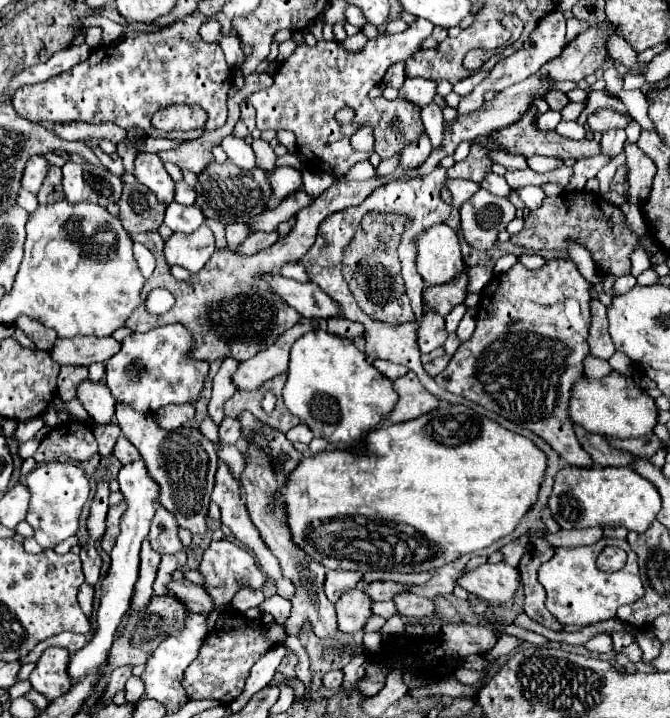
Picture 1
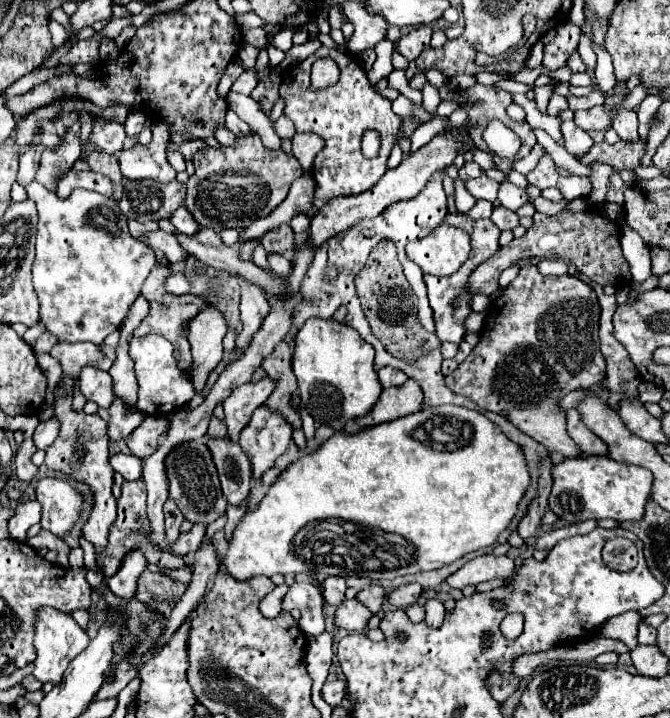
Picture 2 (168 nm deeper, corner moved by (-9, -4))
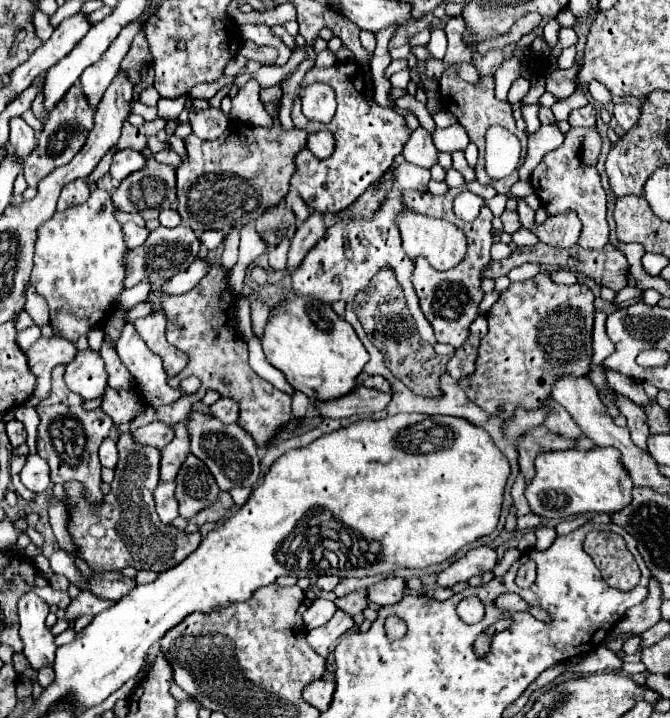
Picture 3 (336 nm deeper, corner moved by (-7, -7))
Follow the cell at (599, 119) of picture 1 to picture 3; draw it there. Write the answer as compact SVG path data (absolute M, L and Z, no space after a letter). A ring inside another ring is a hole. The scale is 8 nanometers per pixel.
M587 104L583 108L577 108L577 110L571 110L571 114L569 114L569 124L573 128L577 128L577 126L595 126L595 120L597 120L597 114L595 114L591 104Z

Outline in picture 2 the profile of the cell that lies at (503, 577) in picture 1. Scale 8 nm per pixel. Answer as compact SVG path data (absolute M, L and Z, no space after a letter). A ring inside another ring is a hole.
M481 555L467 561L457 573L449 575L447 583L453 589L463 589L467 585L479 585L483 581L493 581L493 579L511 581L513 575L515 575L515 561L511 557Z

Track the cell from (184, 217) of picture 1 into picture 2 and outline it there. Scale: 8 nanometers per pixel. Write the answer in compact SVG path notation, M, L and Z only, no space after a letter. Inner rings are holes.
M179 207L179 209L171 215L169 221L171 221L171 223L175 225L175 229L177 229L179 233L183 233L183 235L191 235L191 233L197 233L197 231L201 229L199 223L193 221L191 213L187 211L187 207Z

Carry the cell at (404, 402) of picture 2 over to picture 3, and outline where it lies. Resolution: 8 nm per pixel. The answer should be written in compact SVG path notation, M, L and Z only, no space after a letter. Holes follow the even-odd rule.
M365 386L355 388L349 396L341 396L341 400L325 400L313 402L317 412L327 418L349 418L349 416L363 416L371 412L379 412L389 402L391 394L383 394L379 390L369 390Z

